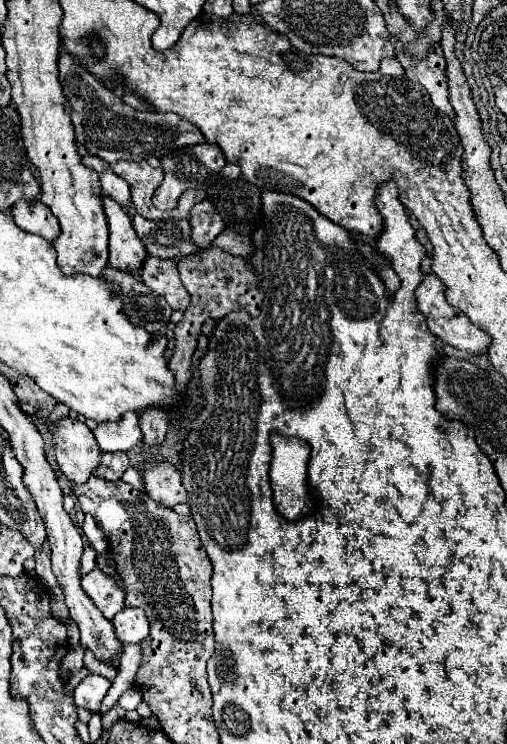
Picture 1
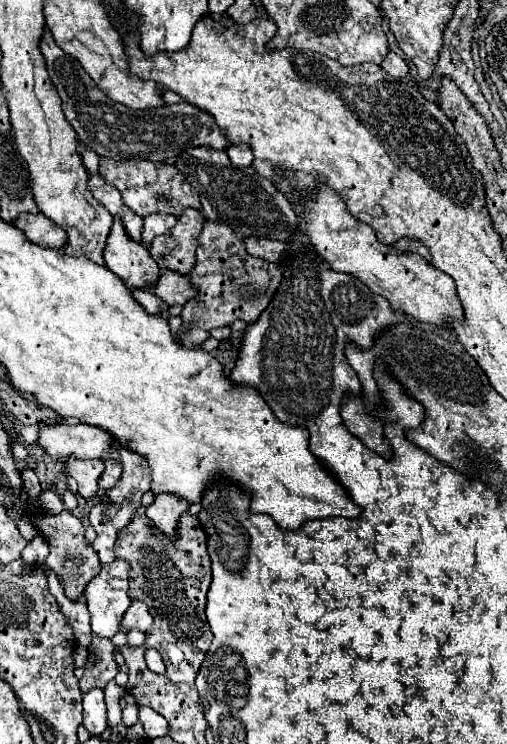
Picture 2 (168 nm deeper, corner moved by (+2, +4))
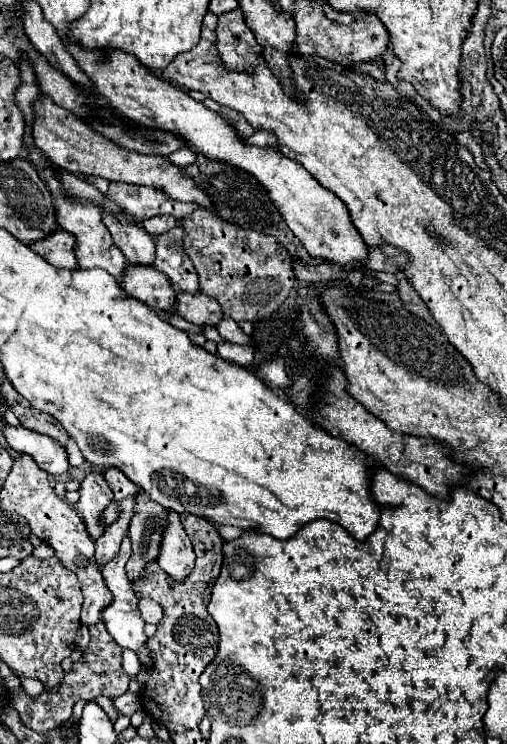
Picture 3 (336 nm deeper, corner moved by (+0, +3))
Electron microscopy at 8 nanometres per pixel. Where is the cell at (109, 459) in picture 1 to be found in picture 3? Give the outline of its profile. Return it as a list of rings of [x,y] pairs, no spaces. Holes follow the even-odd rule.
[[[105,469],[103,475],[115,495],[115,501],[121,501],[123,497],[129,497],[133,493],[139,493],[139,487],[133,485],[133,481],[129,481],[129,477],[125,477],[125,473],[121,473],[119,469]]]

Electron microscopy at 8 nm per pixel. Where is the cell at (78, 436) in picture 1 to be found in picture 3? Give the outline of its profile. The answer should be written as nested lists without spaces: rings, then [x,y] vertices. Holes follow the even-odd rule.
[[[91,471],[79,485],[79,501],[77,511],[81,513],[91,539],[97,539],[103,533],[103,525],[97,521],[99,513],[113,501],[113,493],[103,479],[101,471]]]

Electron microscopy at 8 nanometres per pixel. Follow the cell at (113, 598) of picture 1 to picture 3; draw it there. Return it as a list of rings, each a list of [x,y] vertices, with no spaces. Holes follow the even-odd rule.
[[[125,537],[125,541],[121,543],[121,551],[107,563],[107,565],[103,565],[101,567],[101,573],[103,573],[103,579],[105,579],[105,585],[107,585],[107,589],[111,591],[111,595],[113,595],[113,601],[109,603],[109,607],[105,607],[103,609],[103,623],[105,623],[105,627],[107,627],[107,631],[109,631],[109,635],[121,645],[121,647],[125,647],[125,649],[133,649],[135,653],[137,653],[137,657],[139,657],[139,661],[145,665],[145,667],[151,667],[153,665],[153,661],[149,659],[149,651],[147,651],[147,647],[145,647],[145,641],[147,641],[147,637],[145,637],[145,633],[143,633],[143,619],[139,617],[139,611],[137,611],[137,595],[133,593],[133,585],[131,585],[131,581],[129,581],[129,577],[127,577],[127,573],[125,573],[125,563],[127,563],[127,559],[131,557],[131,541],[129,541],[129,537]]]

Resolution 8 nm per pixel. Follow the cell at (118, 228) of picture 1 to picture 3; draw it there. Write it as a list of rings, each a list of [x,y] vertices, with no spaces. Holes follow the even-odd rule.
[[[127,265],[119,283],[129,297],[147,303],[155,311],[171,311],[175,305],[175,291],[169,279],[153,265],[151,269],[145,269],[145,265],[141,269],[131,269],[131,265]]]

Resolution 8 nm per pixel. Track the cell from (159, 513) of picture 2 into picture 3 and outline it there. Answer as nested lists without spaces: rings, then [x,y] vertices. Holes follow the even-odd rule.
[[[169,509],[169,529],[165,529],[165,537],[161,539],[161,553],[157,561],[159,567],[177,581],[183,581],[193,569],[195,551],[177,511]]]

